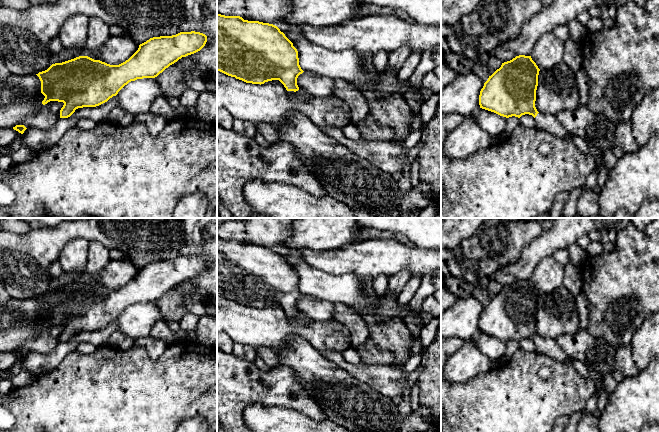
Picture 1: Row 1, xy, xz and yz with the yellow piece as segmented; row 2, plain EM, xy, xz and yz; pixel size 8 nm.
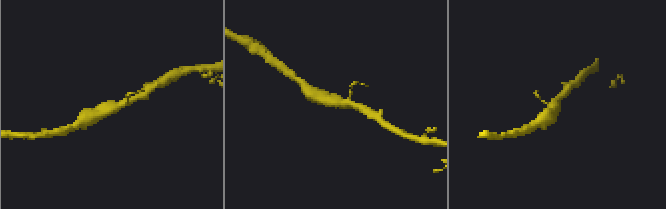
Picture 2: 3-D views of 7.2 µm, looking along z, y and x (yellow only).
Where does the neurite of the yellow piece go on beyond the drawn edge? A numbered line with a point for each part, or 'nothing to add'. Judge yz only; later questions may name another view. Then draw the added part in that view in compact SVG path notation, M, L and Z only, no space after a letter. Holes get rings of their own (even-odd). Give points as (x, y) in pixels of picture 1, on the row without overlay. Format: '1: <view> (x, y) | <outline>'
1: yz (545, 346) | M539 336L535 341L535 345L537 353L563 363L570 363L571 357L561 349L556 340Z

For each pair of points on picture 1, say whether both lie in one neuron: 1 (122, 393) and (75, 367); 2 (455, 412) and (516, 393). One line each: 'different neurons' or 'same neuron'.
1: same neuron
2: same neuron

